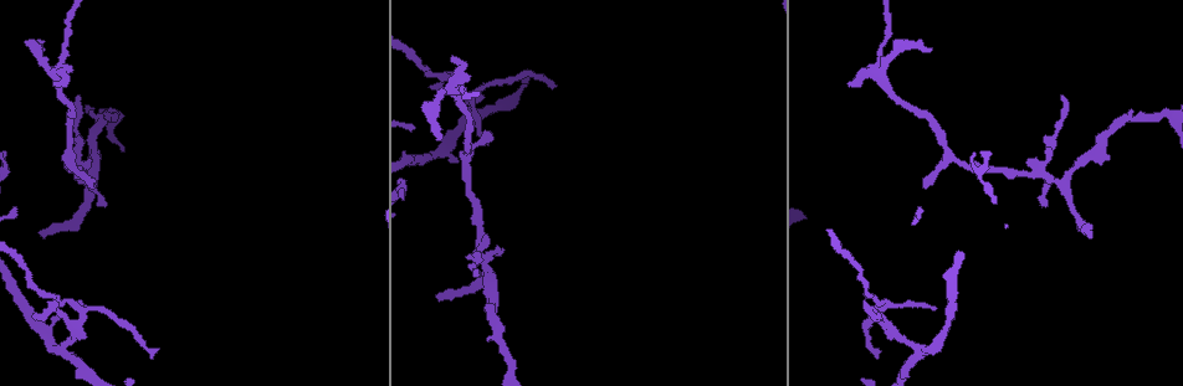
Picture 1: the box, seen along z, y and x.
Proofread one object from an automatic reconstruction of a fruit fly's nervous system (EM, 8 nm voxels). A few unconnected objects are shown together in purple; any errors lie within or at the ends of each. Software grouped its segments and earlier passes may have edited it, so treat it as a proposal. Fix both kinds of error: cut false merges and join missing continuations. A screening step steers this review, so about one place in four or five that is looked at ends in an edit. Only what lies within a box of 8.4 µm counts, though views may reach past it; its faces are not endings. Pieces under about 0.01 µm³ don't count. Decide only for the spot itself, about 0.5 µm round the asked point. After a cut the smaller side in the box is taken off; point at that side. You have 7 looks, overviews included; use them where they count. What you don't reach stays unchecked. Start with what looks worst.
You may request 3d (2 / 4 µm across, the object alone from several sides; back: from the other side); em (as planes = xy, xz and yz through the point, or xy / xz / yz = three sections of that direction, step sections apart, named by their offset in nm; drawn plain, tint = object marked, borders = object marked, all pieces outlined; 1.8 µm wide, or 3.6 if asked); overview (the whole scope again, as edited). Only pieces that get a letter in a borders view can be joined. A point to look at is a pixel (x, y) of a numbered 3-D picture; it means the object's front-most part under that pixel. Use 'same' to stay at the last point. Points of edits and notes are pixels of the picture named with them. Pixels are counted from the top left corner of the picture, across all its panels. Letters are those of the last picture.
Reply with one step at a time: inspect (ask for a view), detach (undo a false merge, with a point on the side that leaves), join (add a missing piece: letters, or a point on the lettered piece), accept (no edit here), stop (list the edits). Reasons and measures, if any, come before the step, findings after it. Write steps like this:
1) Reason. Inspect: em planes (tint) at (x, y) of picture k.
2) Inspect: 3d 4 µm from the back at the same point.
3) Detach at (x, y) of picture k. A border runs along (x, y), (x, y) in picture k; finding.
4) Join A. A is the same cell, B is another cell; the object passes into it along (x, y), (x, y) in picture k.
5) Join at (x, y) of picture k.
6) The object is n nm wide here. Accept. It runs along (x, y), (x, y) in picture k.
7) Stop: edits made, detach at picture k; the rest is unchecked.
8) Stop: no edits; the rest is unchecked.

An open end. Inspect: 3d 4 µm at (43, 48) of picture 1.

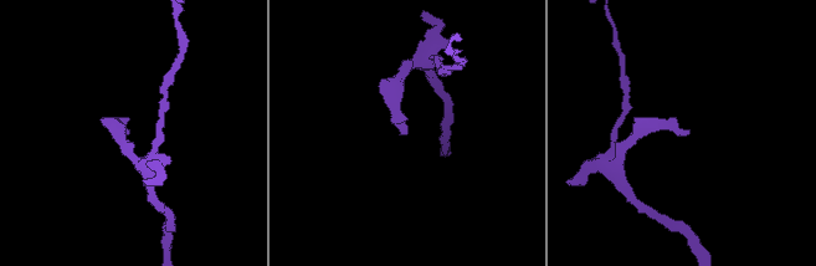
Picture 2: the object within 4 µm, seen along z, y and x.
Inspect: em 3.6 µm xz step 8 (tint) at (404, 132) of picture 2.

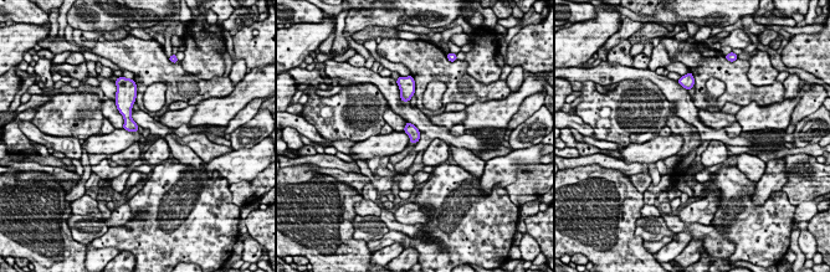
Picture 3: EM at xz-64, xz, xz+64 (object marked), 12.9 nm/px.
Another direction. Inspect: em 3.6 µm planes (borders) at the same point.

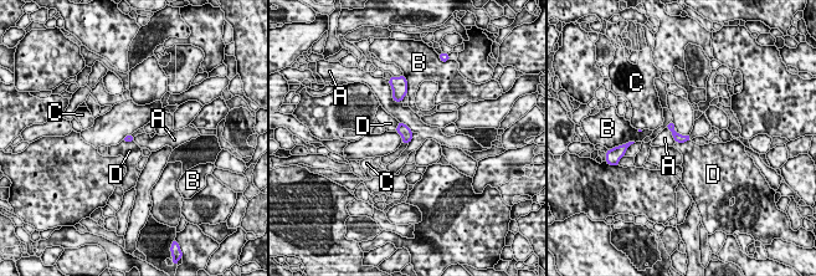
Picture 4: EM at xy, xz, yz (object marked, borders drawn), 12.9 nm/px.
Accept. A, B, C and D are other cells; it runs along (670, 124), (680, 138), (688, 138) in picture 4; no lettered piece goes on from it.

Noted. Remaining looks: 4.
Sharp bend. Inspect: em planes (borders) at (486, 273) of picture 1.

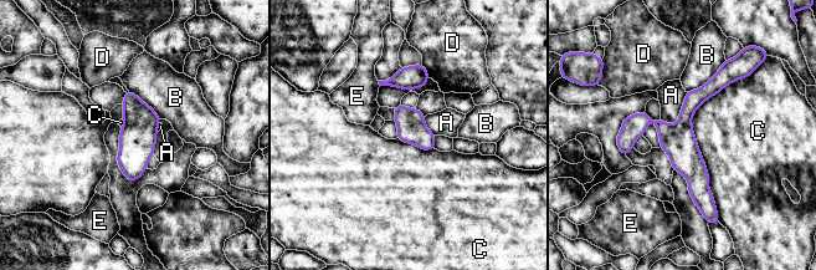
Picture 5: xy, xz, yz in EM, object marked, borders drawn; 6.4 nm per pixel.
The object is 190 nm wide here. Accept. A, B, C, D and E are other cells; a border runs along (749, 76), (692, 118), (718, 217) in picture 5; all the same neuron.

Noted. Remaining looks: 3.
Two arms in line, one across. Inspect: 3d 4 µm from the back at (69, 356) of picture 1.

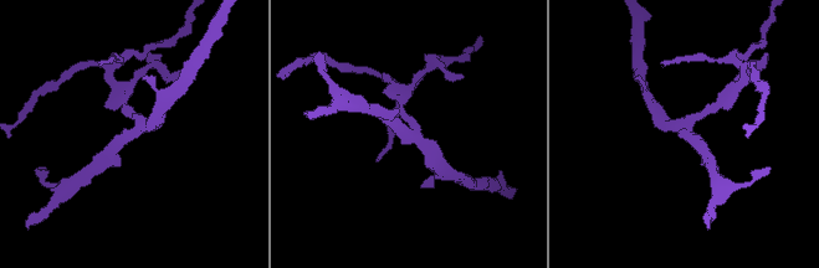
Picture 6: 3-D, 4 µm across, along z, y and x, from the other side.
3 arms meet here. Inspect: em yz step 8 (tint) at (684, 134) of picture 6.

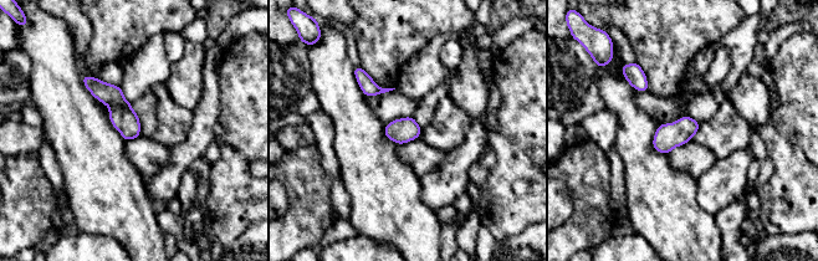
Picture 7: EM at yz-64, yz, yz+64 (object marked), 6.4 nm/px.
Inspect: em planes (borders) at the same point.

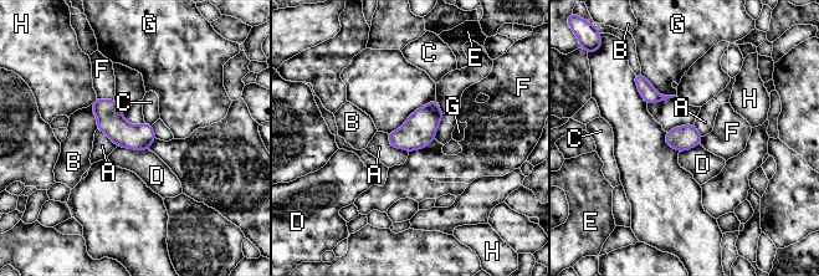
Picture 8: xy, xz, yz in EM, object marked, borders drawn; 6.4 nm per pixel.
The object is 160 nm wide here. Accept. A, B, C, D, E, F, G and H are other cells; a border runs along (117, 146), (148, 151) in picture 8; continuous, no second neuron.

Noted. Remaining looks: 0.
Stop: no edits; the rest is unchecked.

